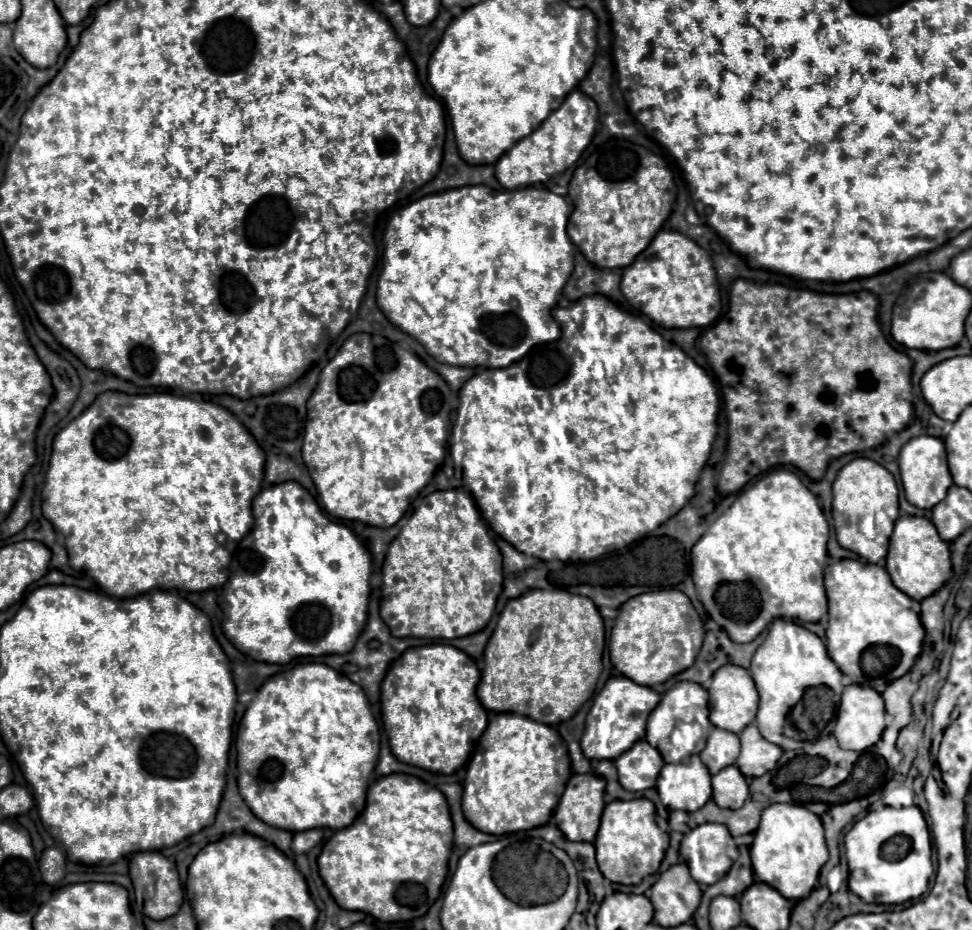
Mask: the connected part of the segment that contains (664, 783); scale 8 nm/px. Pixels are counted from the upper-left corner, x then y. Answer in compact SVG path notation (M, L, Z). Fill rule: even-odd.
M692 755L686 763L664 765L656 793L664 807L694 813L712 797L710 771L700 763L698 755Z

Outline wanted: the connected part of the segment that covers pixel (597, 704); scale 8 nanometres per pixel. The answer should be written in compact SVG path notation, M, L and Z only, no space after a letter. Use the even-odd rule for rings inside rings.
M610 677L604 689L594 697L592 709L586 717L586 731L582 735L582 751L588 759L616 759L632 743L644 739L646 735L646 717L658 705L660 695L644 685L632 683L628 677ZM634 713L640 713L638 717Z

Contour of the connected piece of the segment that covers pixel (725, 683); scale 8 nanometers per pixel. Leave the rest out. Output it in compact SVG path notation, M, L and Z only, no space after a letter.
M722 665L712 677L708 695L710 695L710 721L716 727L732 731L732 733L740 733L746 725L754 721L756 709L758 709L758 691L754 687L750 673L744 667Z

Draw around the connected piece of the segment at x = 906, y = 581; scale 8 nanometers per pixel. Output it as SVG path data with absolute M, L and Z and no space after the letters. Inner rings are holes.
M904 515L896 521L894 533L890 537L886 571L890 573L892 583L896 583L896 587L900 587L900 591L904 591L908 597L912 597L916 601L930 597L950 579L950 573L952 573L950 549L948 549L948 543L940 539L940 535L930 519Z

